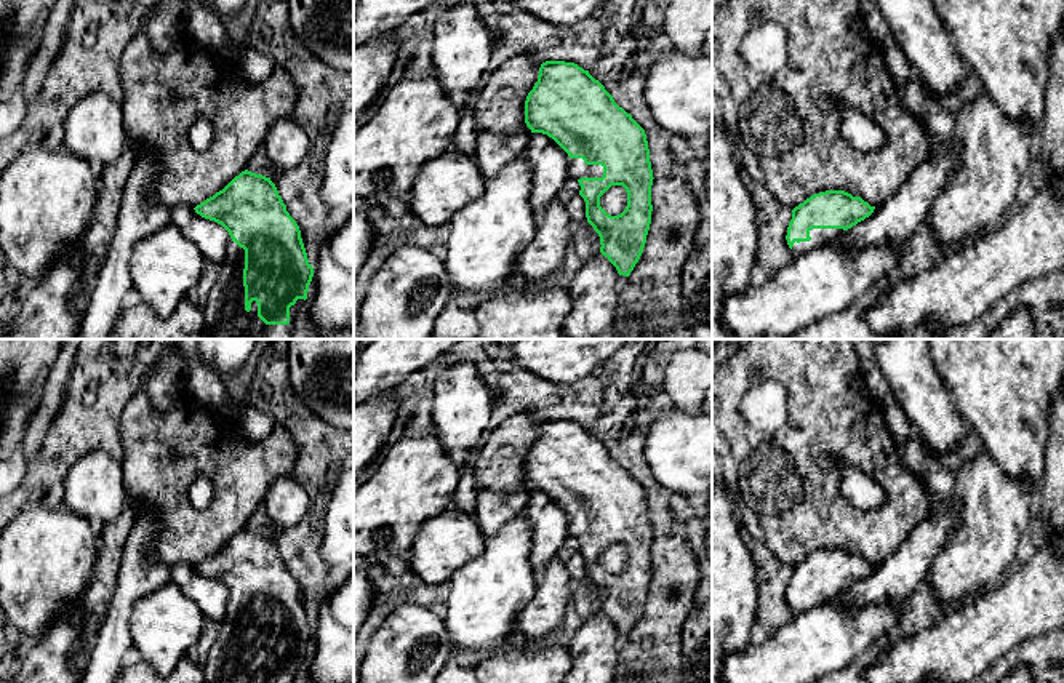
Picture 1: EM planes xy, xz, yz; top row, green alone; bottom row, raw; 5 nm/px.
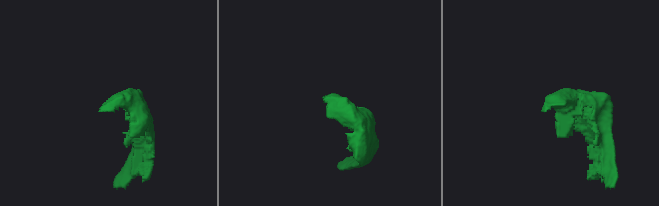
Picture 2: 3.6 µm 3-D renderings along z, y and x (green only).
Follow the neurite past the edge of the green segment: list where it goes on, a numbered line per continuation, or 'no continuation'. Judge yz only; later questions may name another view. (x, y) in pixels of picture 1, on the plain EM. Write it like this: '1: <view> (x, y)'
1: yz (820, 595)

